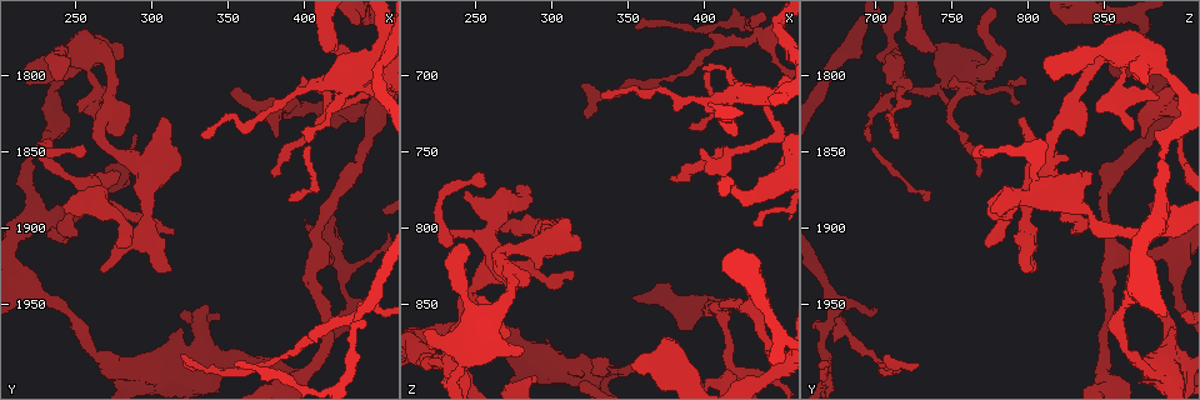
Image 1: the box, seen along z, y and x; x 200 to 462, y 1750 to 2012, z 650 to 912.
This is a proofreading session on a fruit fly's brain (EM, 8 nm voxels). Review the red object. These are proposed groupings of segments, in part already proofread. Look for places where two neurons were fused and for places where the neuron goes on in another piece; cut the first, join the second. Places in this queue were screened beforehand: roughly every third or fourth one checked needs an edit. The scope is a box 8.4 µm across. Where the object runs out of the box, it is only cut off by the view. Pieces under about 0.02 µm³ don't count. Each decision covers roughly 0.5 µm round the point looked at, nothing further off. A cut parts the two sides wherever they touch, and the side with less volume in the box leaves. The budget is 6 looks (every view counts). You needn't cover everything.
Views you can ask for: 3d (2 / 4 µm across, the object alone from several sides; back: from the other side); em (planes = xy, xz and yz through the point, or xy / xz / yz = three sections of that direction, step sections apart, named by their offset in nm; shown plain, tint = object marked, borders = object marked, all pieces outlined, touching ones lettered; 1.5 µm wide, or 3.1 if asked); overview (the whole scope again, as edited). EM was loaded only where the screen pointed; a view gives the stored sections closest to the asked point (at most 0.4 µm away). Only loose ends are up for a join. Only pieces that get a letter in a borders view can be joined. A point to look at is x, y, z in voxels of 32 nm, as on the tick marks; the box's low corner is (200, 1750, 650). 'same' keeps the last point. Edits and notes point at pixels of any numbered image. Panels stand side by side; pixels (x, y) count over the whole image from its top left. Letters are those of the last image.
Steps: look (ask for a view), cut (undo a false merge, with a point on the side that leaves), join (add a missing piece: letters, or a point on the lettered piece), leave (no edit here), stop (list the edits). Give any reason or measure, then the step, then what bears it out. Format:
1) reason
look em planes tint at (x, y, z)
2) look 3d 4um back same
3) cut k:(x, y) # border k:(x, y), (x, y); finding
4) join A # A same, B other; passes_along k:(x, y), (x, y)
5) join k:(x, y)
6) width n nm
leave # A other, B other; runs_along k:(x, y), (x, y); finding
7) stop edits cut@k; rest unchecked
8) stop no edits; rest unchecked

branch stops here
look 3d 4um at (312, 1902, 828)

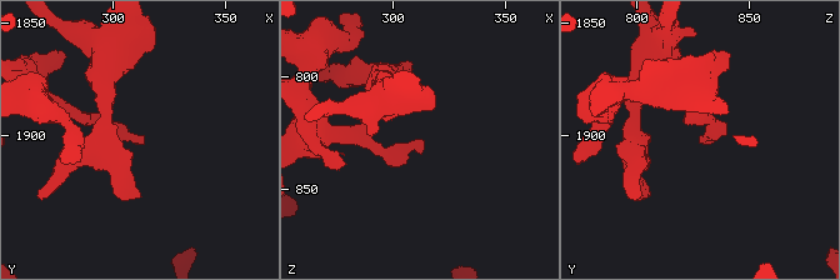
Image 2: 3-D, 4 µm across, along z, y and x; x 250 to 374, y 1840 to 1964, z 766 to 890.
shape alone is not enough
look em planes borders at (313, 1902, 827)

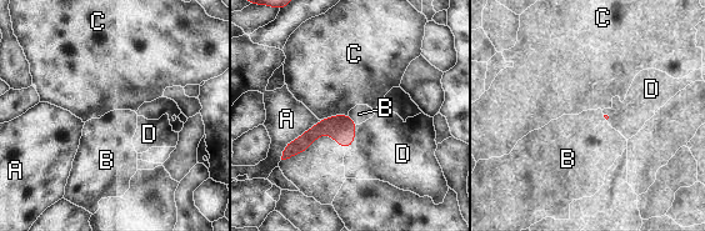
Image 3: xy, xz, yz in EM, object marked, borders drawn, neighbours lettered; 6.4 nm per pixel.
leave # A other, B other, C other, D other; runs_along 3:(351, 124), (323, 126), (286, 151); no lettered piece goes on from it

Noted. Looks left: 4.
free end
look 3d 4um at (276, 1910, 774)

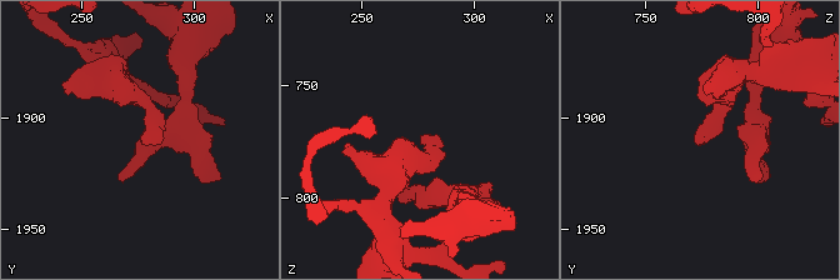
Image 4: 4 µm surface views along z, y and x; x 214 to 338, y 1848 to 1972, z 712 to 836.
look em planes borders at (277, 1909, 775)

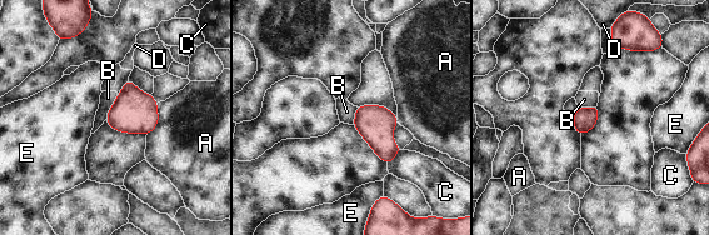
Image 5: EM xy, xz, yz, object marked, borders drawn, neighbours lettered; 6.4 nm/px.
leave # A other, B other, C other, D other, E other; border 5:(116, 98), (105, 119); none of them fits

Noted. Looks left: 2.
stop no edits; rest unchecked

